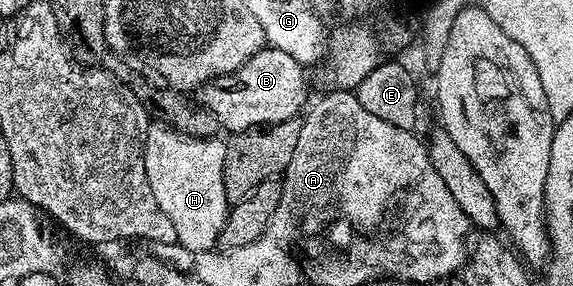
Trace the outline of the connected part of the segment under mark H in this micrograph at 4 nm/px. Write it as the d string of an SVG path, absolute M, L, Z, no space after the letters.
M161 122L149 125L144 136L143 152L146 176L153 189L154 200L174 225L177 245L199 252L211 250L219 243L222 224L228 218L230 209L224 178L226 146L227 143L219 137L202 138L200 135L182 133Z

